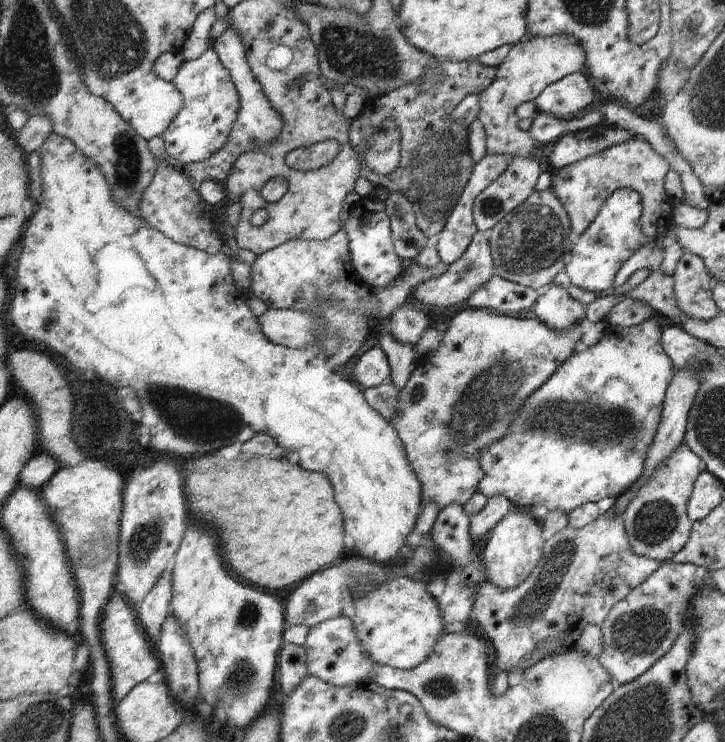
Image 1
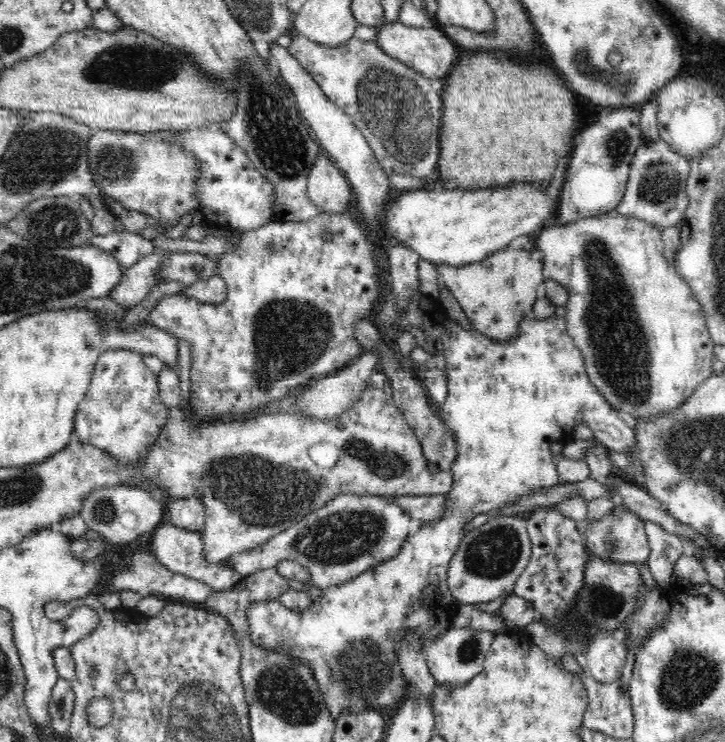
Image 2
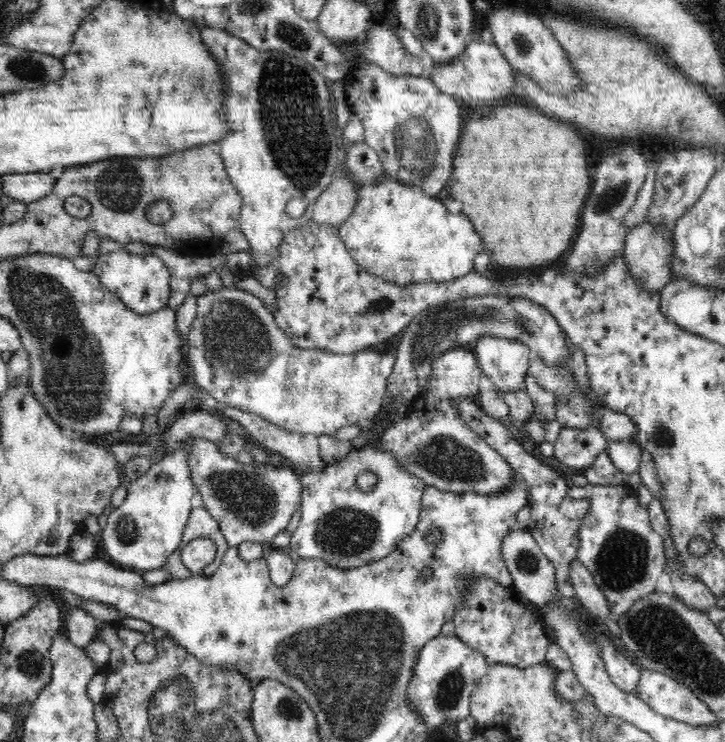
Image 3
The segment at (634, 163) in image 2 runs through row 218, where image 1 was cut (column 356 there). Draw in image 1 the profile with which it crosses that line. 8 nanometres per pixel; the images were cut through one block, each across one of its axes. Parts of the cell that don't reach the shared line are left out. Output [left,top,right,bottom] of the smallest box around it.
[303,617,378,687]

